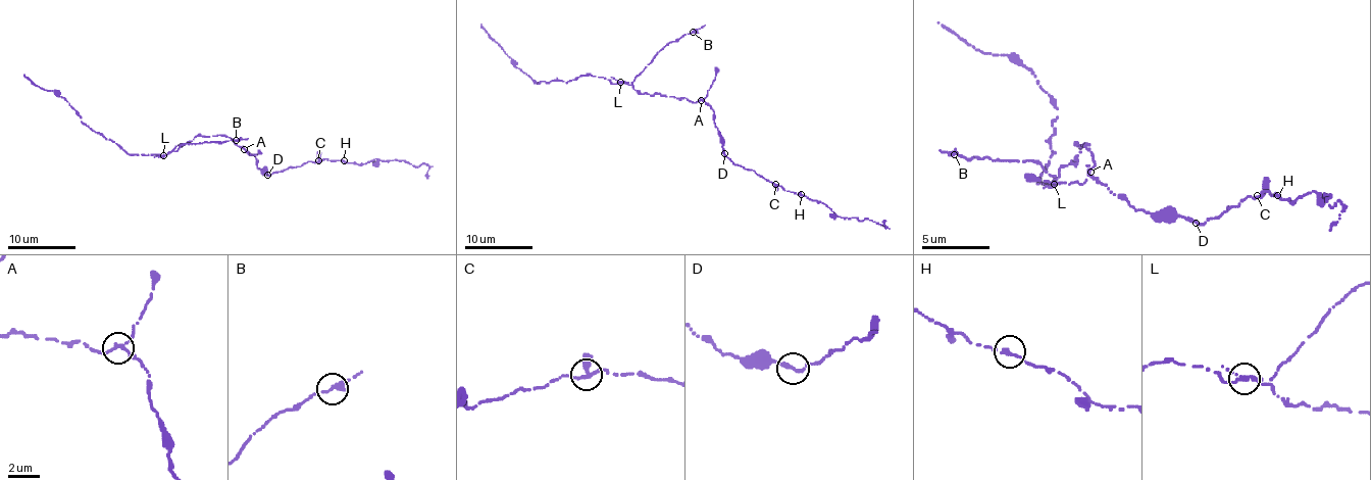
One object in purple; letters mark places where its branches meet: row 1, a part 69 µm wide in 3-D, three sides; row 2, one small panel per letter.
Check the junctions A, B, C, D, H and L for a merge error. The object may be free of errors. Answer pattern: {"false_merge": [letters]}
{"false_merge": []}

